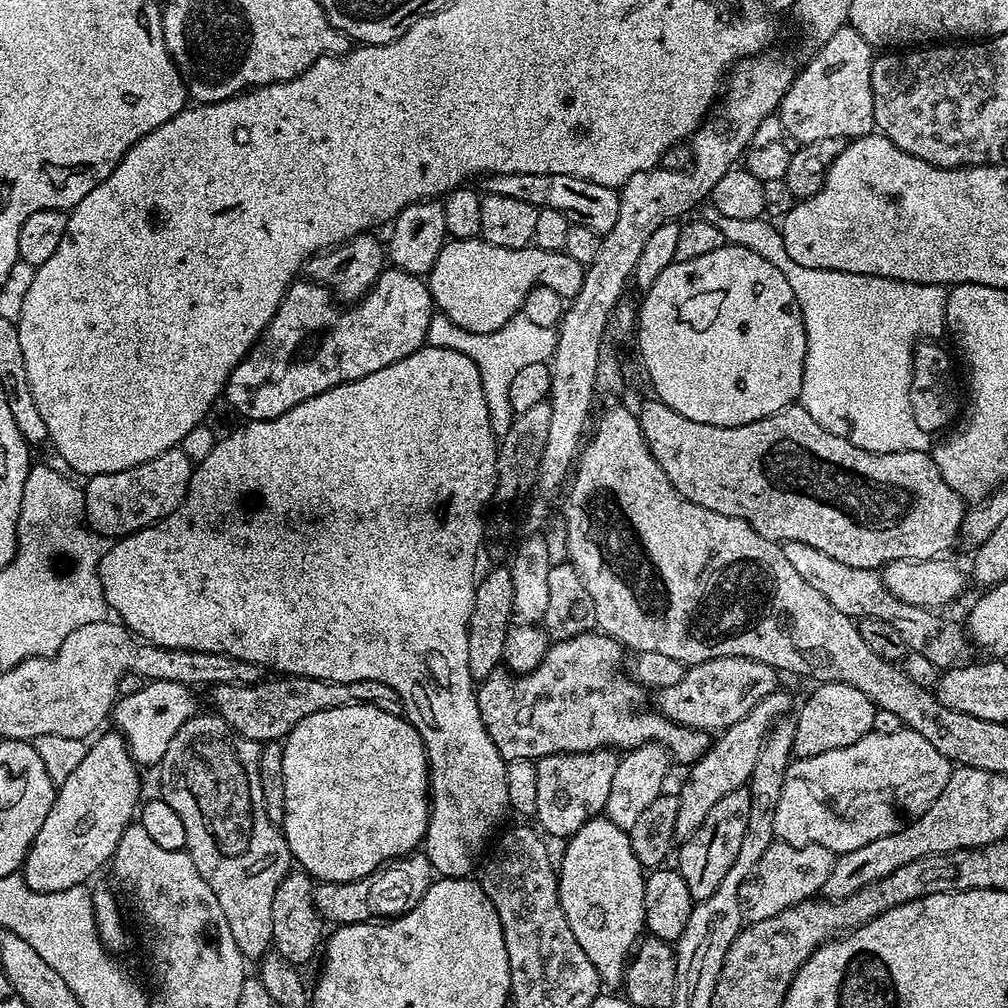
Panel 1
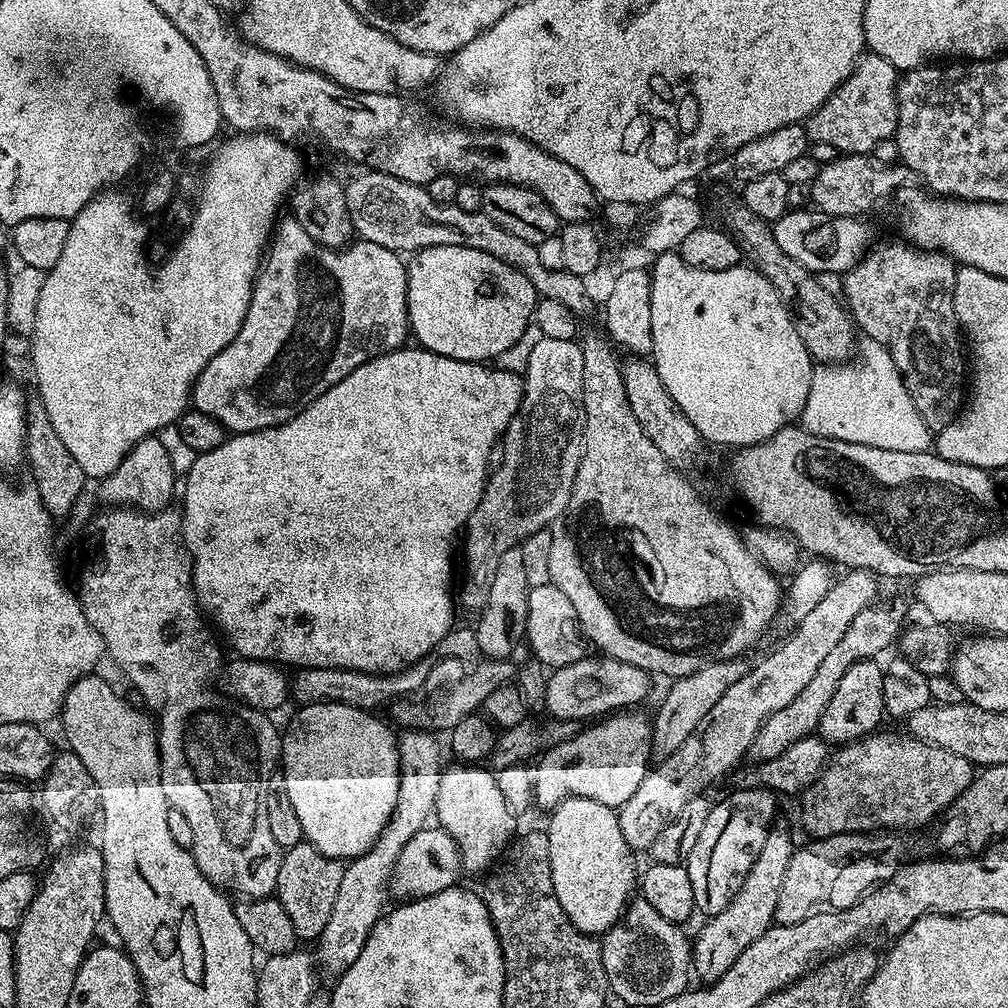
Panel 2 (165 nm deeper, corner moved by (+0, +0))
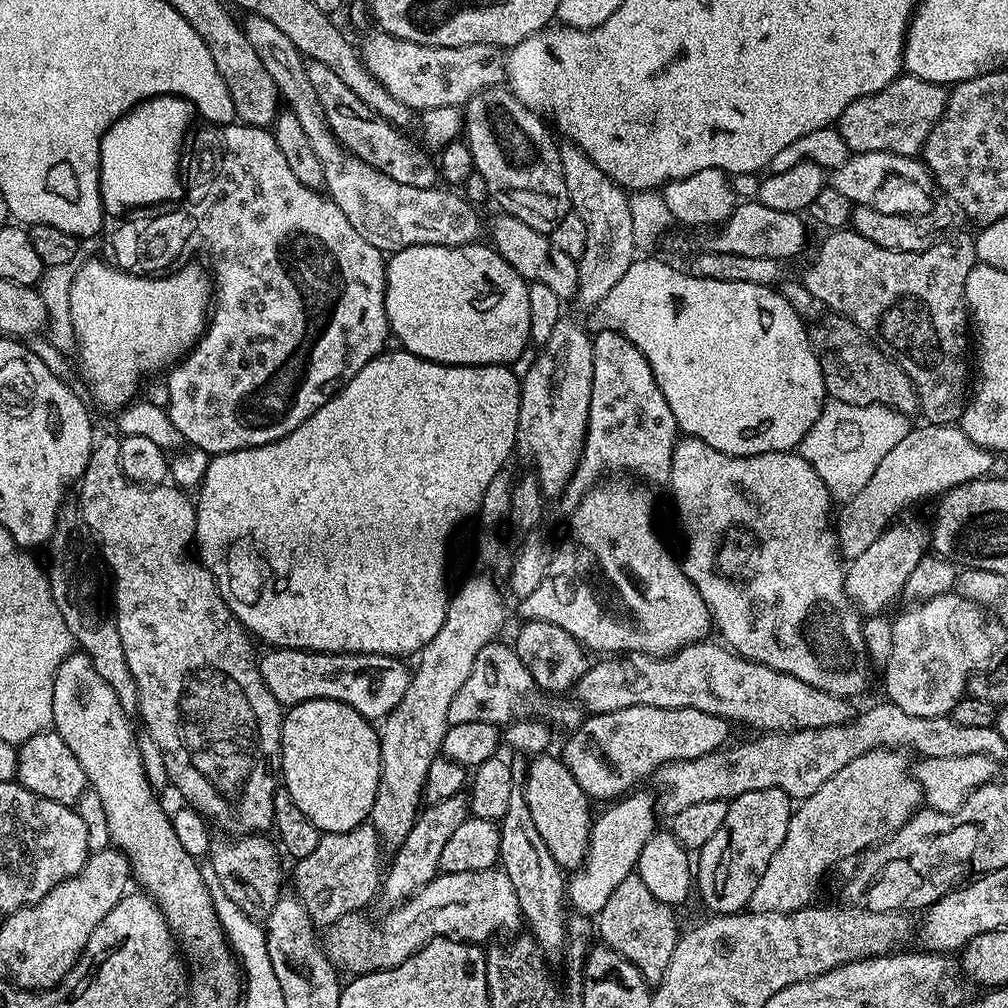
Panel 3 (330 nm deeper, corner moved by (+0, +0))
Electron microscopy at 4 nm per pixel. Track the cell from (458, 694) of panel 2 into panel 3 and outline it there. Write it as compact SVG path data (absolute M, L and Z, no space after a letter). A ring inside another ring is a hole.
M701 642L698 644L691 644L689 647L684 647L682 651L676 652L674 655L663 657L649 657L637 658L634 656L612 656L609 658L602 658L598 663L596 661L589 665L586 674L579 679L575 687L572 689L573 695L576 695L575 701L591 715L598 713L610 713L618 709L626 709L634 705L644 706L658 706L659 709L696 709L702 710L706 714L714 714L716 717L722 717L729 722L742 722L748 724L758 732L792 732L806 730L807 728L825 728L826 726L838 726L839 724L846 724L849 720L853 719L854 711L847 699L842 696L835 696L834 694L826 694L826 690L818 690L818 686L810 686L801 679L794 678L792 675L787 675L784 672L774 671L772 667L768 667L762 663L754 663L752 660L747 660L743 656L737 655L725 645L716 643L708 644L709 642Z

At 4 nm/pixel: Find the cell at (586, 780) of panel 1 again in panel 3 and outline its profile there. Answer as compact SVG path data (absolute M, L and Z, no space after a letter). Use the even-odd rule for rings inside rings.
M634 705L610 713L589 715L580 727L571 733L564 744L562 759L565 766L574 774L578 786L593 801L612 802L631 793L635 784L651 777L657 768L671 764L673 760L693 760L725 747L729 721L714 714L703 713L696 709L659 709L658 706Z

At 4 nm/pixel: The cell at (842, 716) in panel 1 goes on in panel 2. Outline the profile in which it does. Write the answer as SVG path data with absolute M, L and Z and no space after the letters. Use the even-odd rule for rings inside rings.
M875 659L860 660L850 666L844 673L838 690L826 706L822 714L818 735L821 740L832 746L851 746L875 733L880 719L885 719L886 713L882 702L882 682L885 669L880 668Z

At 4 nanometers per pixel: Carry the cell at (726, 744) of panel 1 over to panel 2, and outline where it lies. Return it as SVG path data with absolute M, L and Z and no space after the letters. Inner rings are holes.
M879 604L868 607L864 611L859 611L854 616L854 621L850 622L849 629L843 634L841 641L837 643L826 654L818 671L810 678L809 685L790 702L790 706L782 706L758 730L754 742L748 747L748 756L756 759L756 762L763 762L770 758L778 758L782 750L794 746L806 736L813 735L820 725L822 714L825 713L826 706L834 696L834 691L838 690L838 685L846 670L860 660L875 659L878 654L888 649L899 639L904 623L904 608L900 604L890 606L878 606Z

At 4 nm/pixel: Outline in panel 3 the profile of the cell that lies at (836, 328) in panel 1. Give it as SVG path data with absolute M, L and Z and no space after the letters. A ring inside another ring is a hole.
M829 399L822 414L818 414L818 422L814 422L802 438L798 451L810 466L814 466L818 478L826 482L833 501L843 502L854 498L854 494L870 482L882 458L886 458L902 438L906 438L909 427L909 417L881 404L850 406L846 402Z

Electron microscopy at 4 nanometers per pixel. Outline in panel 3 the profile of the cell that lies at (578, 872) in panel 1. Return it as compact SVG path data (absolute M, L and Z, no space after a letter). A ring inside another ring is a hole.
M541 754L529 763L525 800L529 803L535 827L542 834L554 862L564 870L579 868L588 852L588 835L592 832L594 812L588 809L589 796L582 790L582 786L578 786L574 774L570 774L563 759L556 757L555 760L552 754Z

